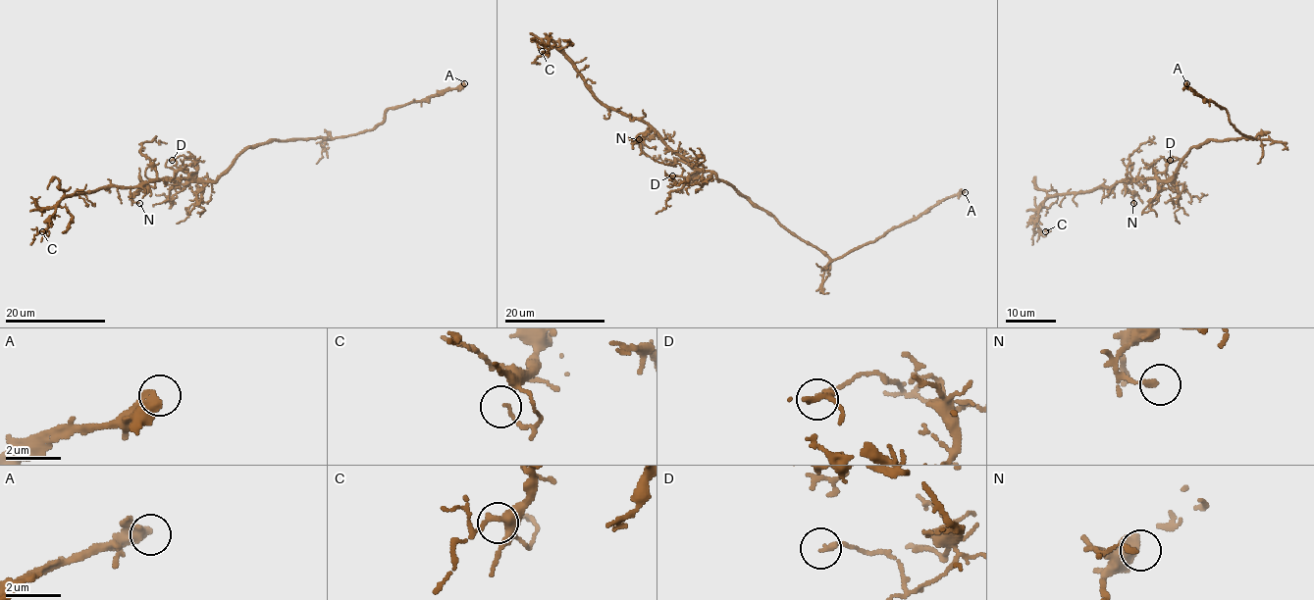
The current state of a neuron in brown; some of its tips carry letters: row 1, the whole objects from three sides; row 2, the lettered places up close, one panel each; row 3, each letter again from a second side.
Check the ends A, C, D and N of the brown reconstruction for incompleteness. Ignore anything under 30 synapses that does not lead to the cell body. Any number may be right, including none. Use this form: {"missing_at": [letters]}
{"missing_at": ["A"]}

